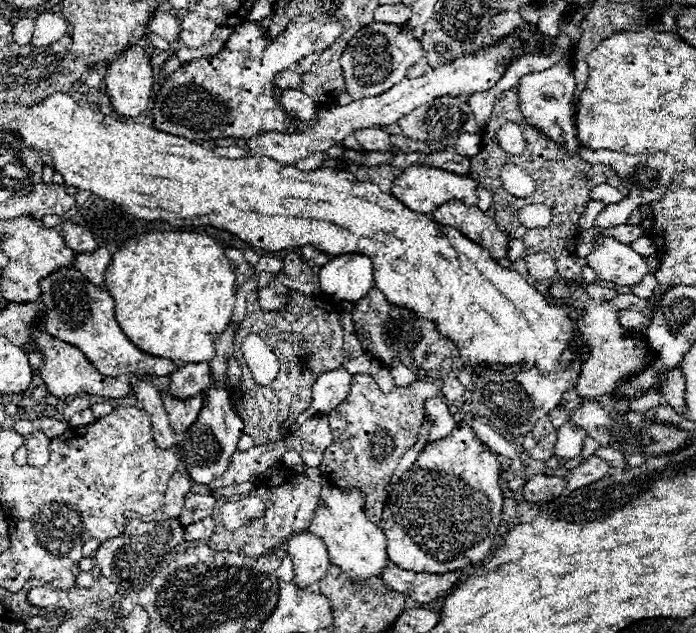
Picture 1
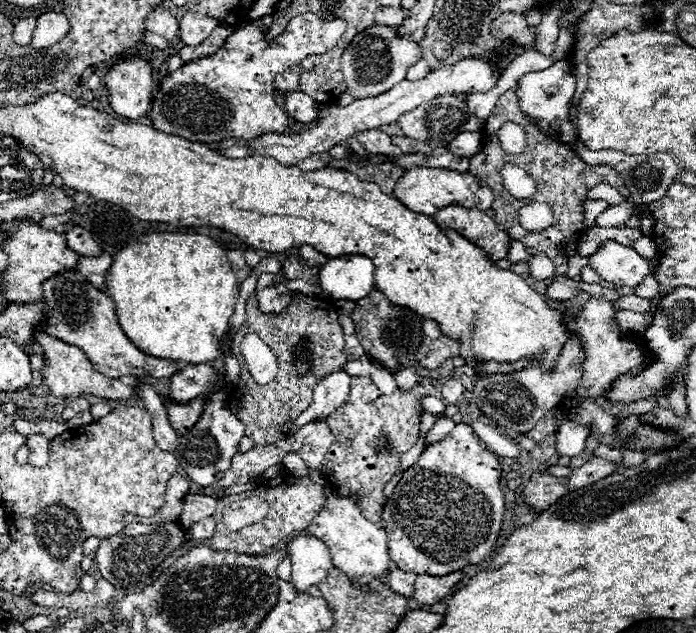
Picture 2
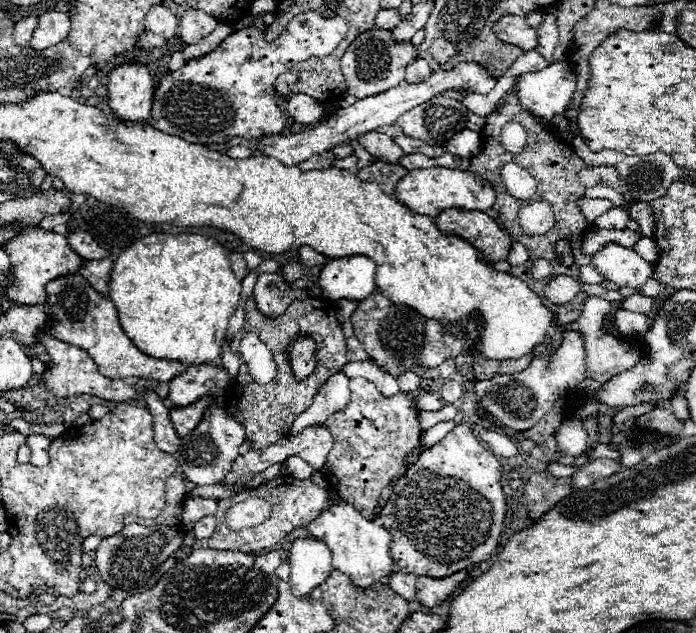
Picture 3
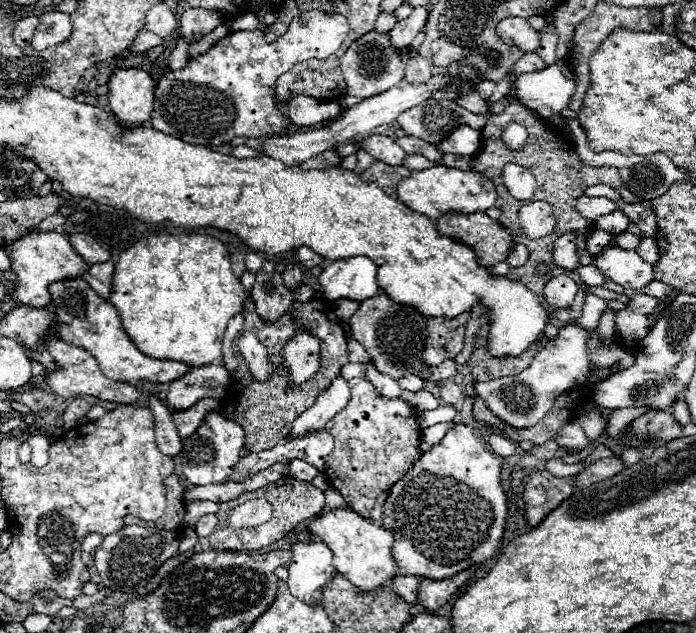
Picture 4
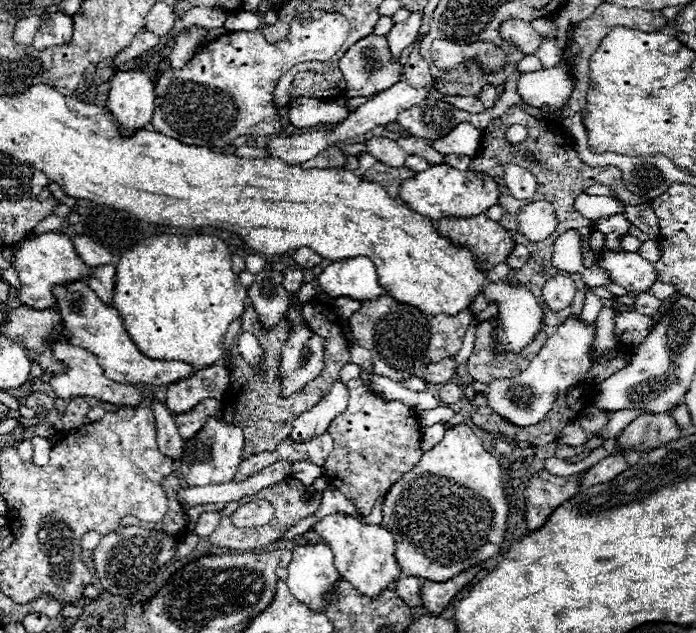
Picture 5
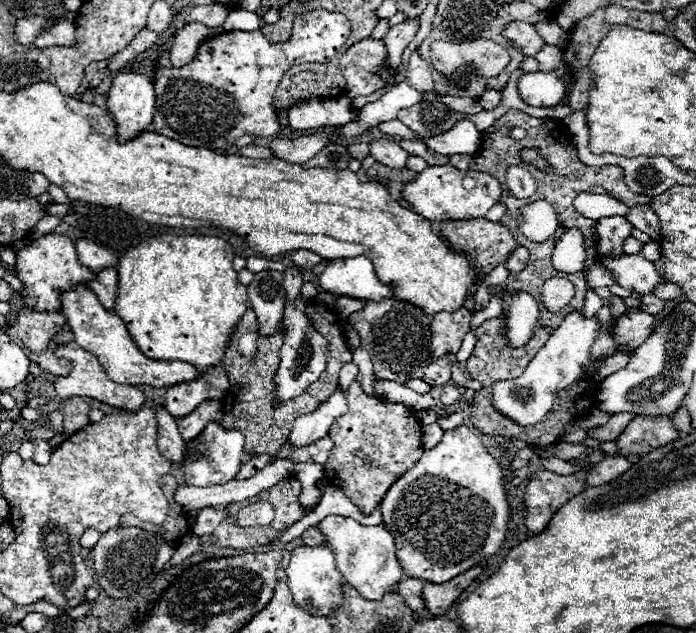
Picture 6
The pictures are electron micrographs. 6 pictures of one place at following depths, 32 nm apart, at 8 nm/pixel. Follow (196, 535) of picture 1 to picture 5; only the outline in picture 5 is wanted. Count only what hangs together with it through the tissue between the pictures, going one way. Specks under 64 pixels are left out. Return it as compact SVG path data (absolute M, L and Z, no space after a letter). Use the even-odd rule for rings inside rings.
M204 512L200 518L198 518L198 522L196 522L196 526L194 526L194 532L202 538L202 536L210 536L212 532L214 532L214 528L218 526L218 522L220 522L220 514L218 512Z

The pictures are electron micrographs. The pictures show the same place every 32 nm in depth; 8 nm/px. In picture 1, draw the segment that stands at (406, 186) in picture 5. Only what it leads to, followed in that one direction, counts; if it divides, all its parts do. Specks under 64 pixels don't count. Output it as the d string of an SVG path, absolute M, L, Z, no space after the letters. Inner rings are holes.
M412 166L412 168L404 170L394 180L392 194L404 206L408 206L412 212L420 212L420 214L430 214L448 200L460 200L466 206L480 208L482 212L486 212L492 206L492 192L482 188L478 180L474 180L470 176L460 176L460 174L454 174L454 172L444 172L440 168L428 168L428 166Z

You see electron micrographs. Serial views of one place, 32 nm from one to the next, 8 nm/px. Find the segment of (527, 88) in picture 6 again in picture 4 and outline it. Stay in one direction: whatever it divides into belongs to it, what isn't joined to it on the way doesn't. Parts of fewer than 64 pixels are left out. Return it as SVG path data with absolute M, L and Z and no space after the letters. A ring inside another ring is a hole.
M564 60L516 78L516 94L522 106L534 110L543 121L560 115L576 90L574 74Z

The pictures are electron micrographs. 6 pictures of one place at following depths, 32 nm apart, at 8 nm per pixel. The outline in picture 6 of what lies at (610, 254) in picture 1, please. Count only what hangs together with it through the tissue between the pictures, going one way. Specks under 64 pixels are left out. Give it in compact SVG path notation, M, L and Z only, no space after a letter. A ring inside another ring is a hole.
M620 254L608 256L602 264L612 272L616 284L636 294L650 294L654 286L662 284L662 278L654 266L654 262L638 256L638 254Z

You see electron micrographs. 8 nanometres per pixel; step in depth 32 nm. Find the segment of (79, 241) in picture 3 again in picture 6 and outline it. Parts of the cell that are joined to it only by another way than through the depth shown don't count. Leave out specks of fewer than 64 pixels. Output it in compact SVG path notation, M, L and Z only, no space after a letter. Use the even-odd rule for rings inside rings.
M80 238L74 244L76 244L76 254L78 254L80 262L84 266L88 266L92 272L98 272L98 270L102 270L106 266L116 266L118 264L114 254L110 254L104 248L100 248L98 244L94 244L88 238Z

